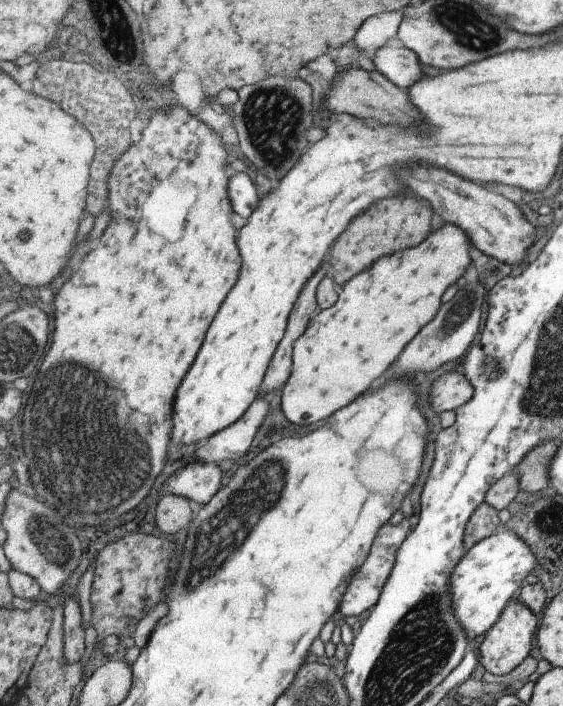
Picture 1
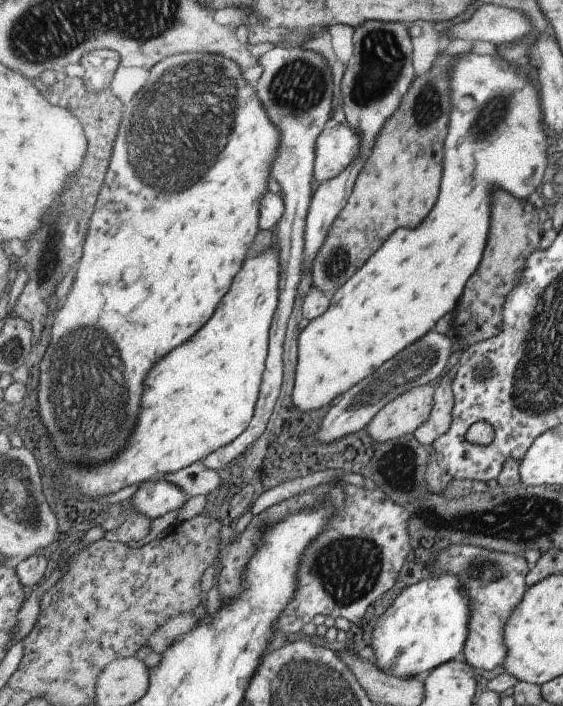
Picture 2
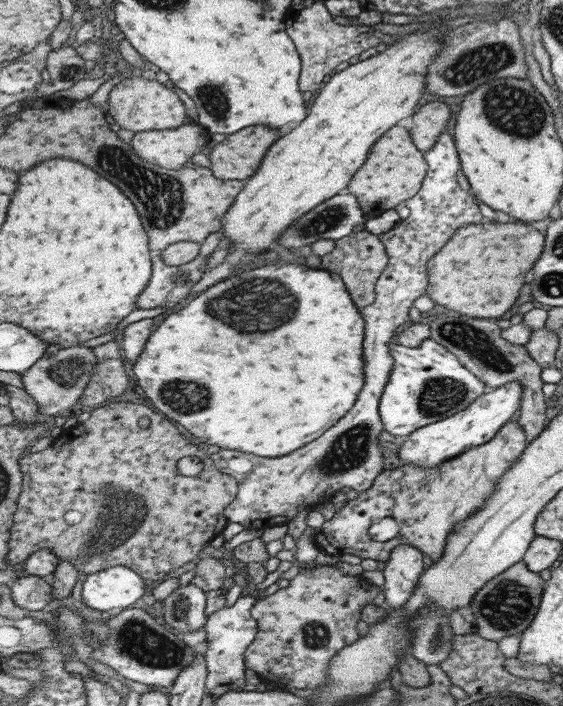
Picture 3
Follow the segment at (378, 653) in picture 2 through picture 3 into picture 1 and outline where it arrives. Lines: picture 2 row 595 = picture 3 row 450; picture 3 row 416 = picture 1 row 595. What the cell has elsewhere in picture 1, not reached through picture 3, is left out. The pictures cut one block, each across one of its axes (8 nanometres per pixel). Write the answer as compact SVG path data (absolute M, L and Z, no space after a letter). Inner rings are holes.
M505 527L467 550L449 577L449 590L454 615L470 640L491 630L511 598L526 584L525 578L535 564L537 558L533 550L517 536L516 531Z

